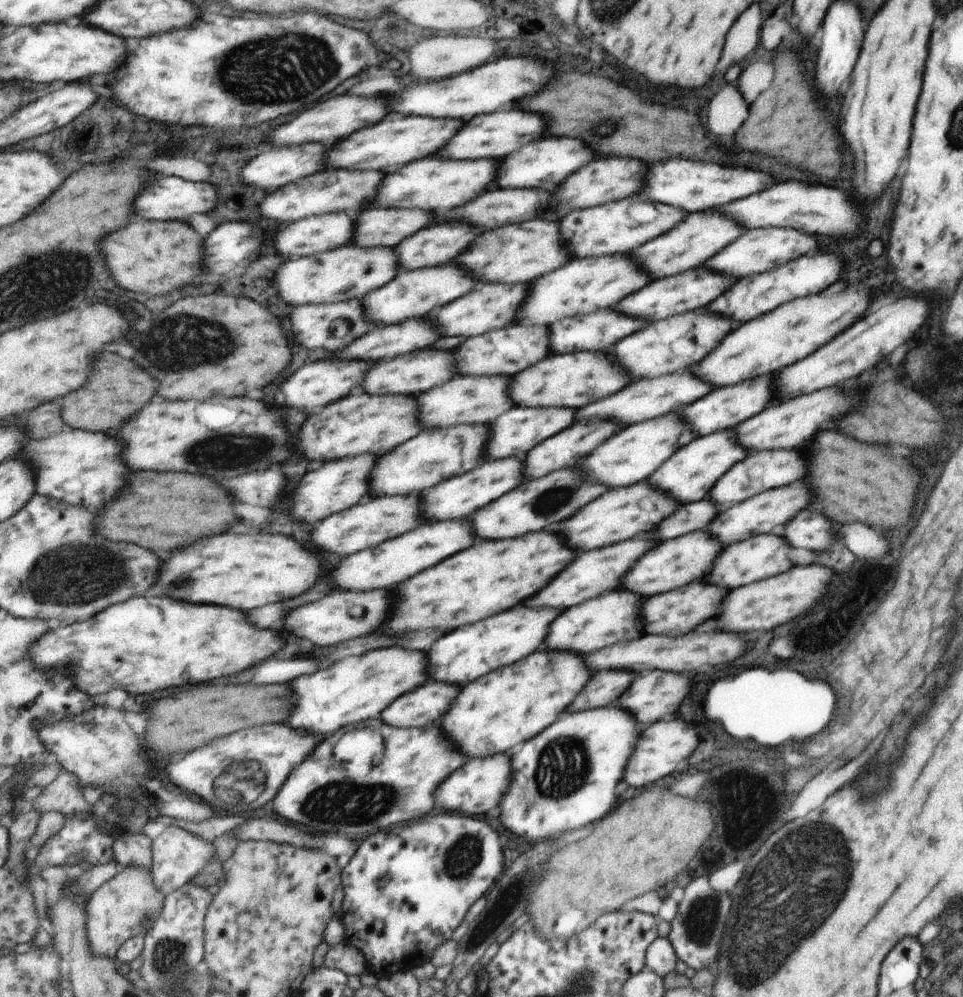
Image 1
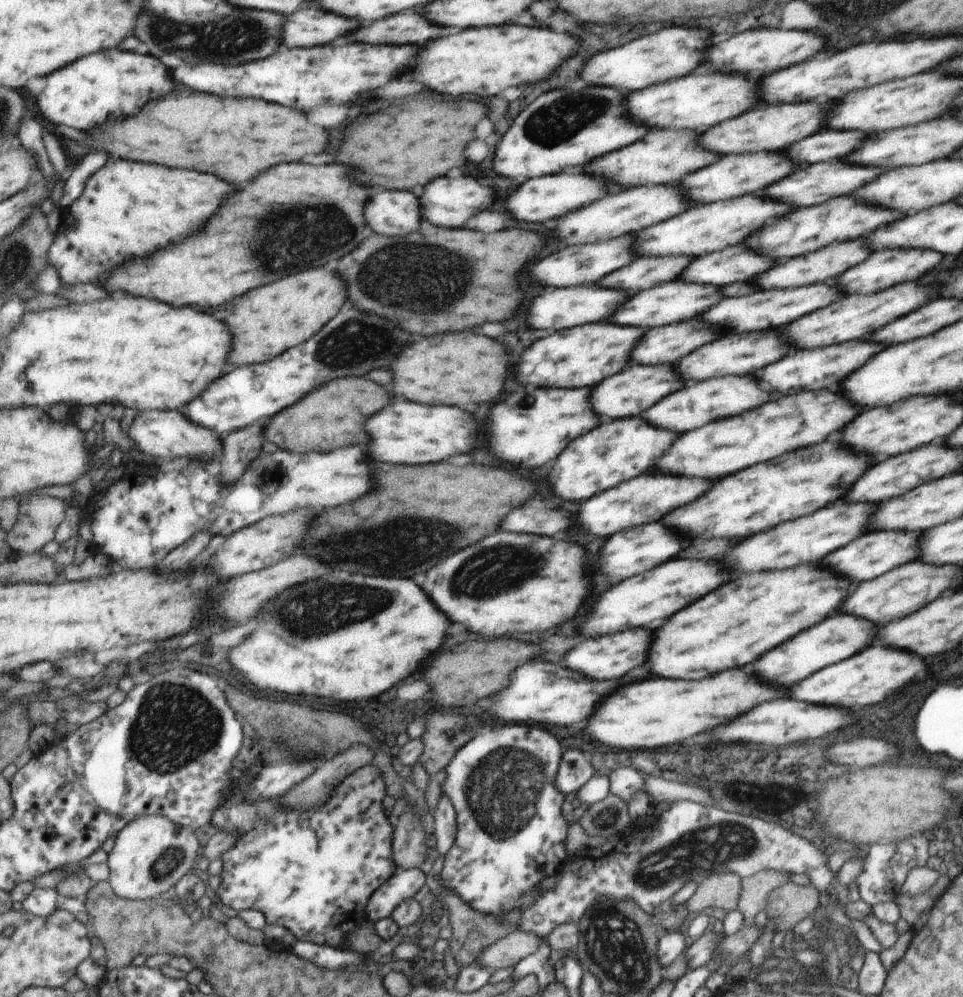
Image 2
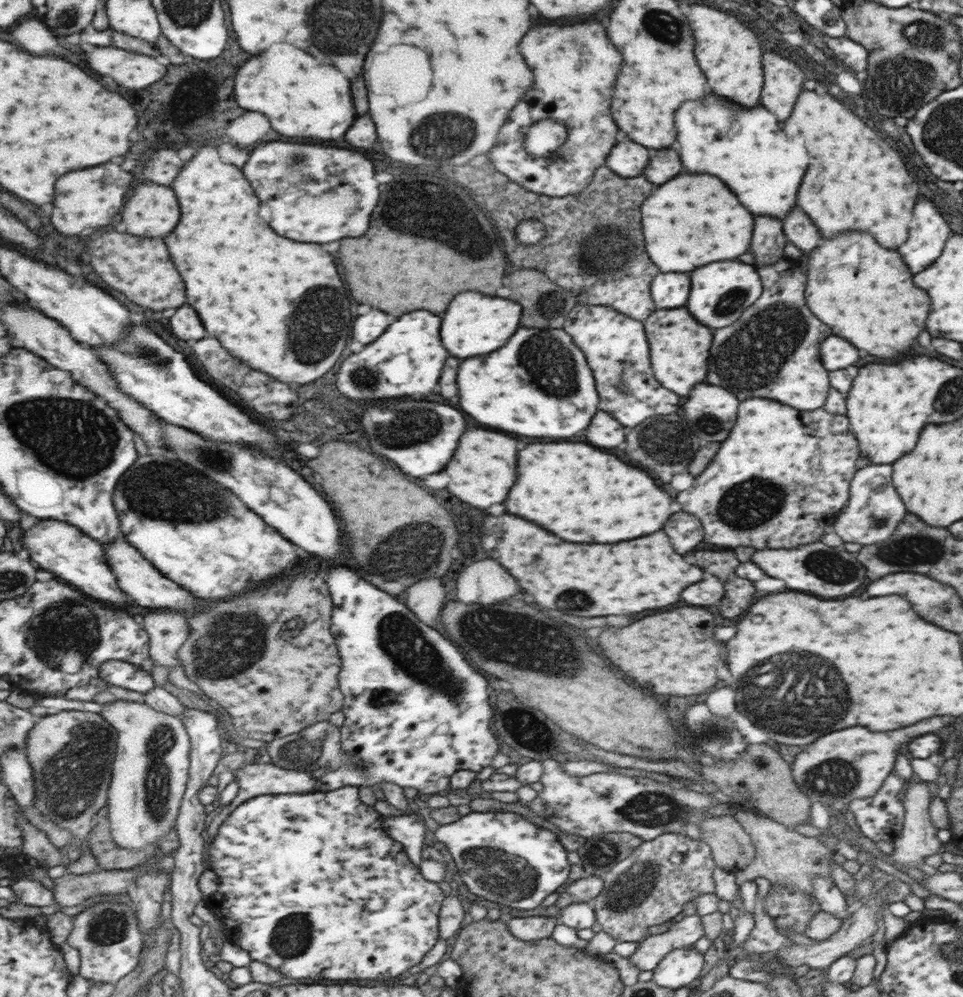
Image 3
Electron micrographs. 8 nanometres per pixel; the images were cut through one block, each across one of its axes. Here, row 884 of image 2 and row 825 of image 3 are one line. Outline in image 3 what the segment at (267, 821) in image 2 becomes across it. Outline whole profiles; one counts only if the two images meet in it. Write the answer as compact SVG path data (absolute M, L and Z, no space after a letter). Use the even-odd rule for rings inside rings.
M357 786L339 788L335 792L303 794L303 796L259 796L235 808L229 814L229 818L221 824L209 848L211 870L219 878L219 890L213 896L209 896L207 906L225 924L225 938L233 944L243 946L247 952L251 952L253 960L265 962L289 978L393 980L393 978L399 978L401 972L415 966L421 960L421 956L437 944L435 942L437 940L437 912L441 912L441 906L447 894L439 888L439 884L423 880L415 864L409 860L409 856L405 856L403 844L387 838L387 834L381 830L379 816L381 814L377 810L359 802Z

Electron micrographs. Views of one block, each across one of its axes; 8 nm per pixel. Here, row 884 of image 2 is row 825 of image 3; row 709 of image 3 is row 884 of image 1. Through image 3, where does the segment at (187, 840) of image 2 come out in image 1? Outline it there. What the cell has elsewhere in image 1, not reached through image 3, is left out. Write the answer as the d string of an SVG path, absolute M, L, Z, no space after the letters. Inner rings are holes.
M125 868L119 874L103 884L91 898L85 902L87 910L87 932L91 942L91 952L97 958L107 958L119 962L119 950L125 942L137 938L139 934L147 934L151 924L163 914L165 896L155 886L155 876L147 868Z

